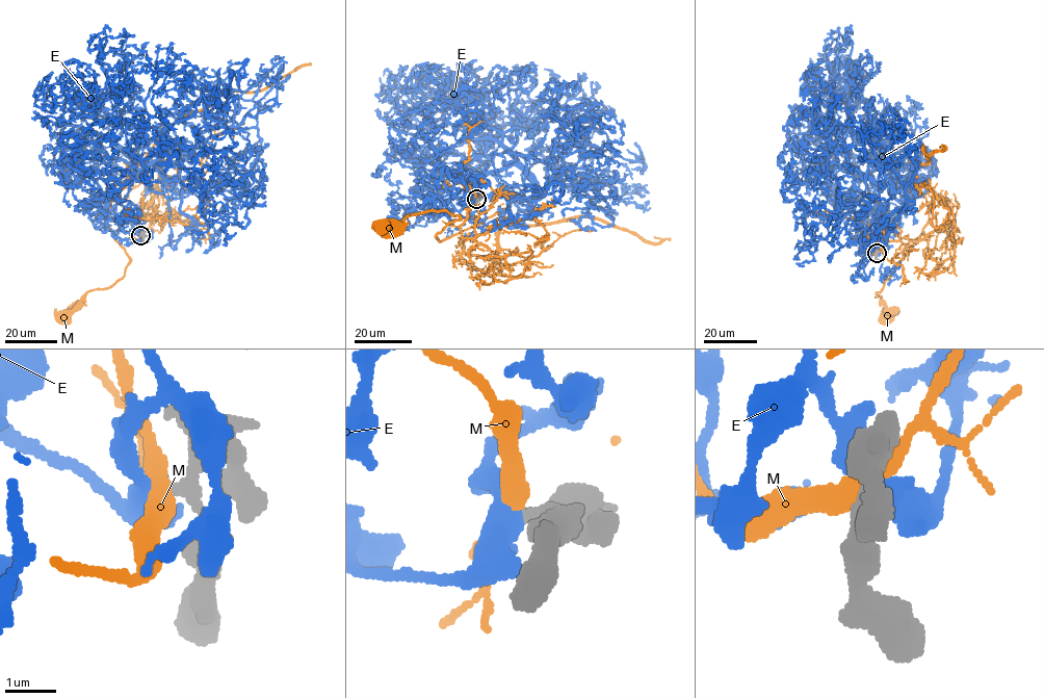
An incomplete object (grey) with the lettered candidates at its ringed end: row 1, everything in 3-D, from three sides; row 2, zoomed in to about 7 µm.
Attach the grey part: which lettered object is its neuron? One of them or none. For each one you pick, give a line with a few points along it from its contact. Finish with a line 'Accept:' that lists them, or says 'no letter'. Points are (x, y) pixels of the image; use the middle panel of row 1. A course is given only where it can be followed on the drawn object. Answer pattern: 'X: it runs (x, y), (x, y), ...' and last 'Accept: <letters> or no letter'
E: it runs (475, 199), (454, 180), (506, 170), (501, 144), (472, 137), (454, 106), (403, 132), (376, 113)
Accept: E

